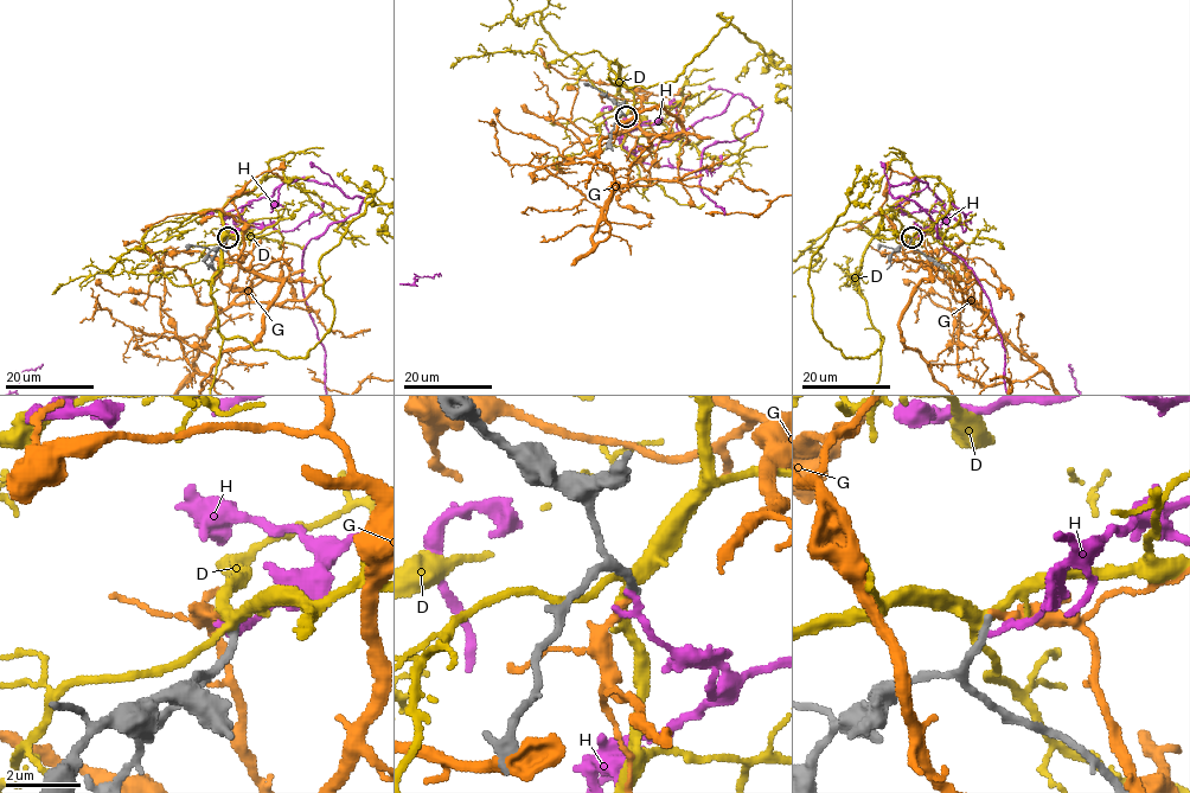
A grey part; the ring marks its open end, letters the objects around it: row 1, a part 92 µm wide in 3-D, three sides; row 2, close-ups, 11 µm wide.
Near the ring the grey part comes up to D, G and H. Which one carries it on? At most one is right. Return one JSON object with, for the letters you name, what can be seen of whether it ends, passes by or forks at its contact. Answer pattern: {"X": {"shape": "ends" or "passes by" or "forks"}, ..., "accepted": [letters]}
{"accepted": []}

